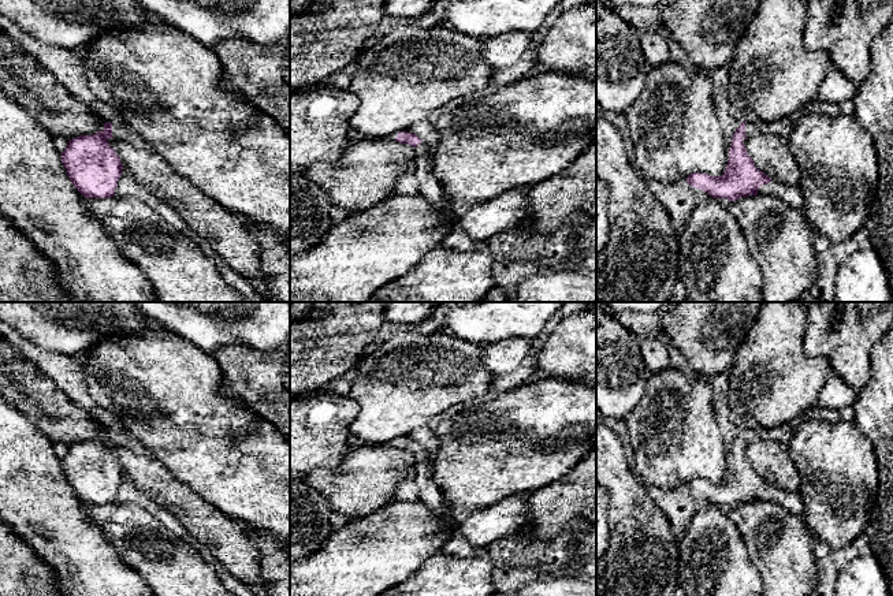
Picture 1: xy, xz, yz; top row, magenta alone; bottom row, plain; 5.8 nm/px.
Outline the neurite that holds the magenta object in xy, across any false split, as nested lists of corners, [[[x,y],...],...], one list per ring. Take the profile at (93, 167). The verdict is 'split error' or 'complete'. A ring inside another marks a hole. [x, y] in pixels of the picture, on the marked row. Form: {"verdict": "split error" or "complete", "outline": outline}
{"verdict": "split error", "outline": [[[105,122],[103,131],[70,139],[60,153],[67,176],[85,198],[115,195],[123,164],[109,146],[109,138],[129,141],[138,148],[146,146],[127,126]]]}

